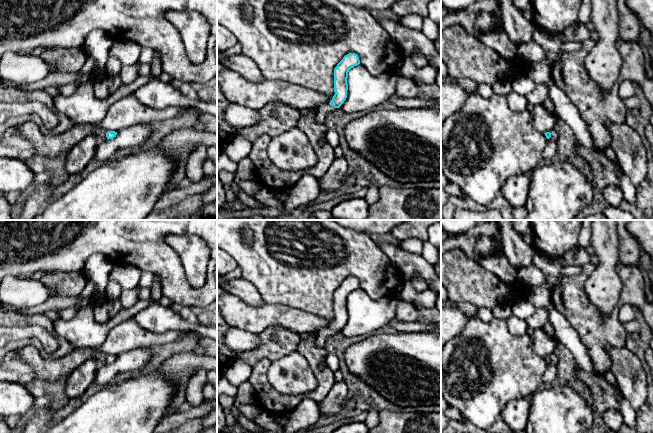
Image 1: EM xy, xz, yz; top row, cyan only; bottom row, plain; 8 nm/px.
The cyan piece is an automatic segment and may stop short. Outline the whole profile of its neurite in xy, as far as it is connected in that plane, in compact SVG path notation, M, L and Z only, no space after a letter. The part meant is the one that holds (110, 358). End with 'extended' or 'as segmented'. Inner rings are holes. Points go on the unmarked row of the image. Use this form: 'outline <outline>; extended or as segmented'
outline M98 354L95 358L99 365L113 363L114 361L116 361L116 359L117 356L107 354Z; extended

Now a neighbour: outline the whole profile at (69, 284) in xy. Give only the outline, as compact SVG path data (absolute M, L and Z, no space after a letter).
M47 271L43 273L41 282L58 296L77 297L88 279L84 271Z

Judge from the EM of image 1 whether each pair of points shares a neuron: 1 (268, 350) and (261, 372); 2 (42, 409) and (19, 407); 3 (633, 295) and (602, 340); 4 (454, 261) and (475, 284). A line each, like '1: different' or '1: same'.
1: different
2: different
3: same
4: same

